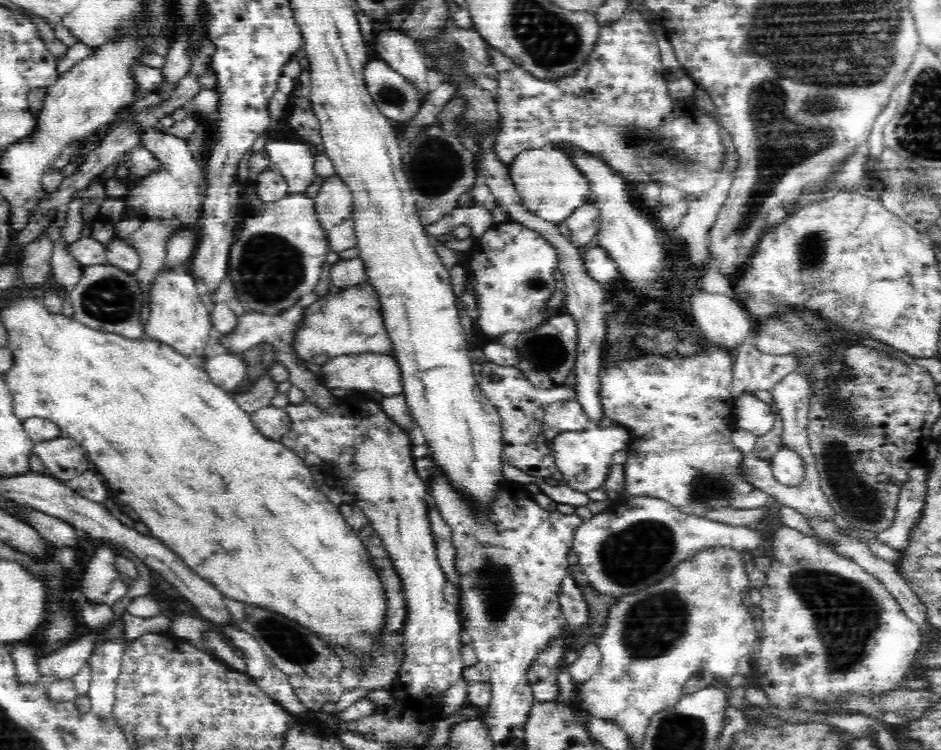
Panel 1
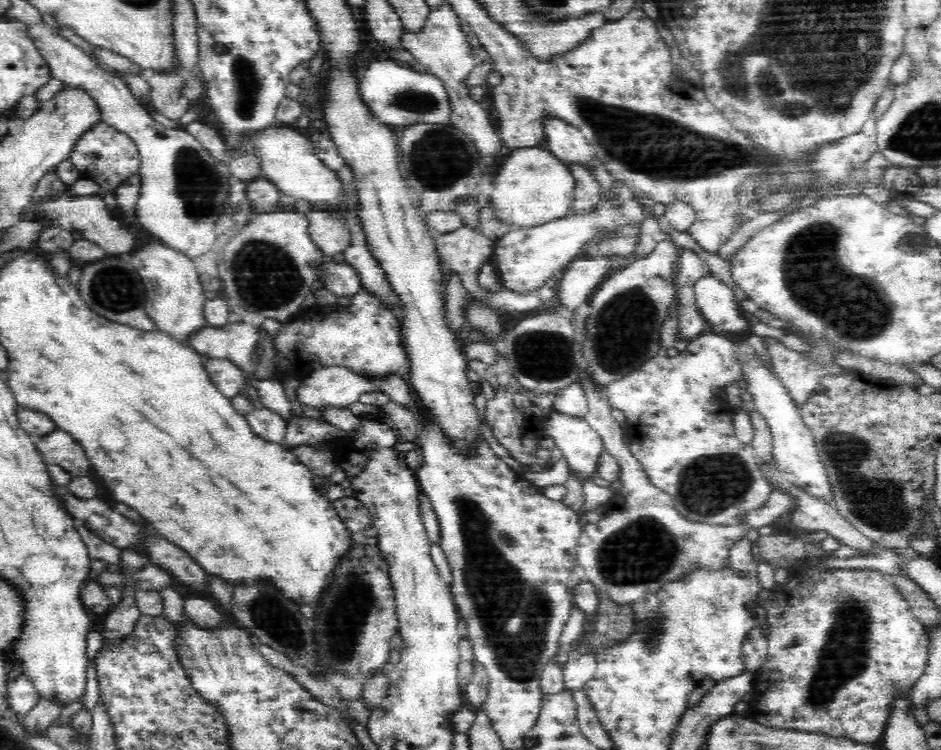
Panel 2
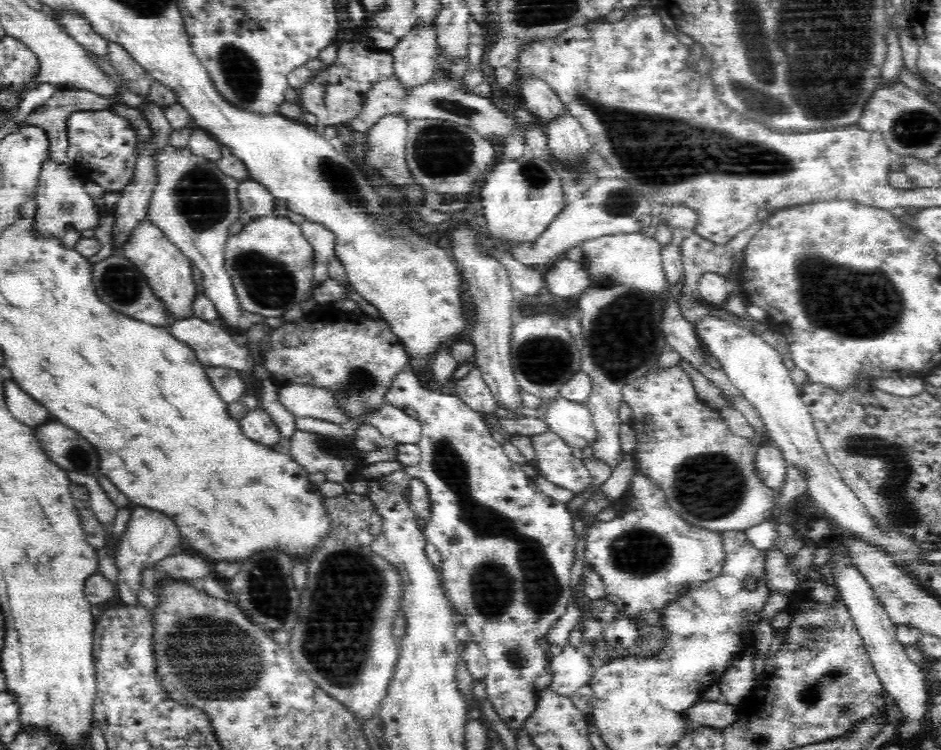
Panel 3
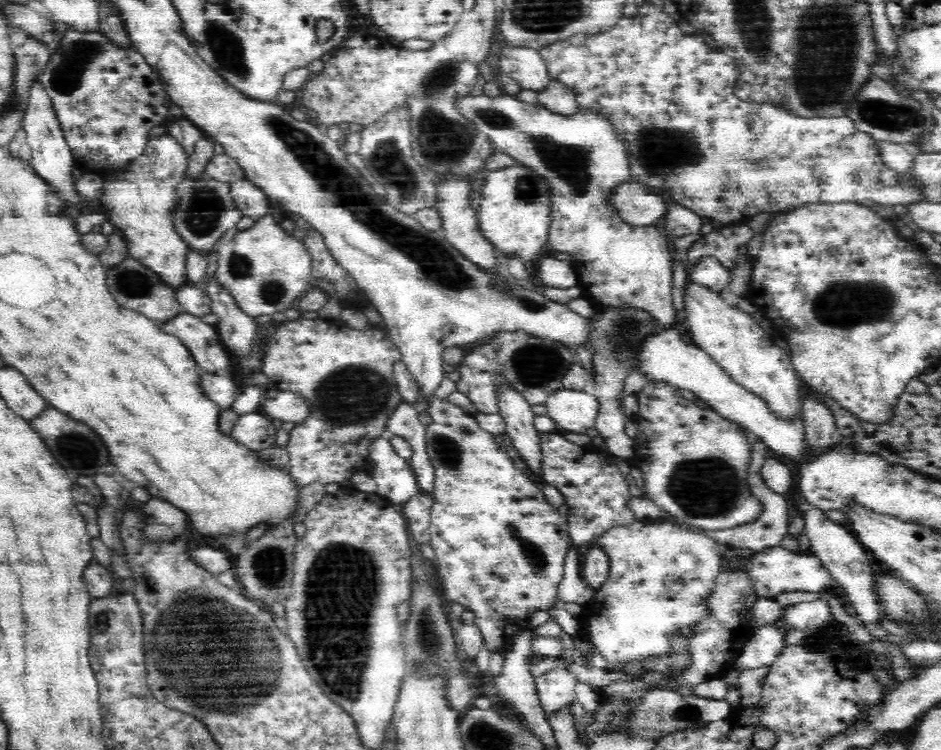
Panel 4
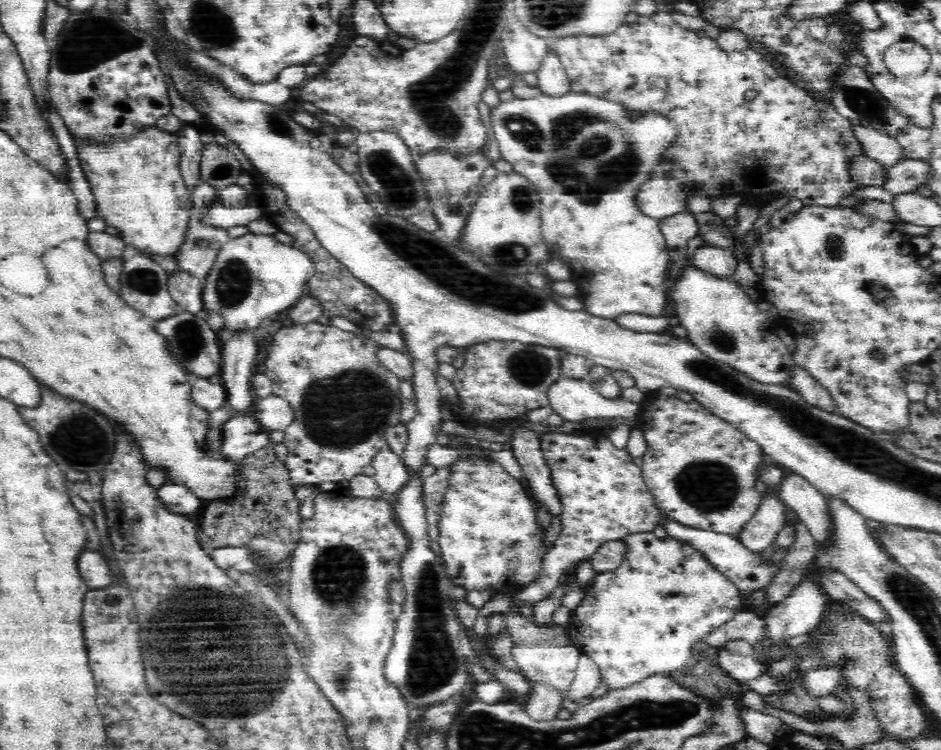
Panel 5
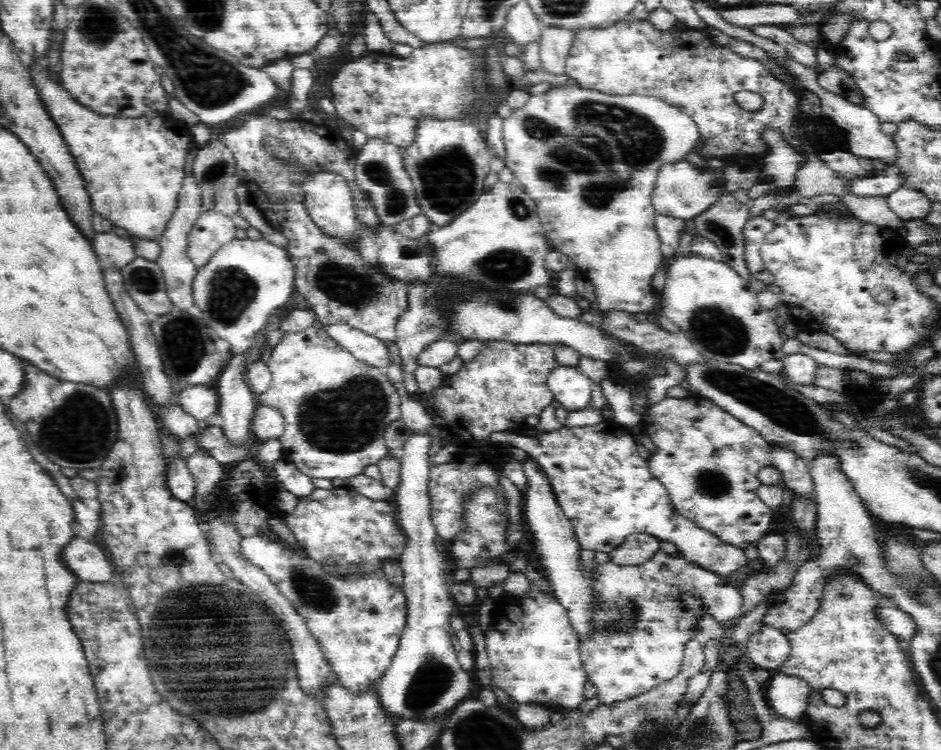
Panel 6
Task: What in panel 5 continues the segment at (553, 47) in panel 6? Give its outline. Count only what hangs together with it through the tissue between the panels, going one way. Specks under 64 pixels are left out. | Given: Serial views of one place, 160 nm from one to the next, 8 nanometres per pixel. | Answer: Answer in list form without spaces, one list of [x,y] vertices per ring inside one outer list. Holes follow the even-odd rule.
[[[549,51],[546,58],[540,62],[537,68],[538,83],[540,90],[550,96],[560,96],[571,91],[571,82],[568,80],[566,71],[556,55]]]

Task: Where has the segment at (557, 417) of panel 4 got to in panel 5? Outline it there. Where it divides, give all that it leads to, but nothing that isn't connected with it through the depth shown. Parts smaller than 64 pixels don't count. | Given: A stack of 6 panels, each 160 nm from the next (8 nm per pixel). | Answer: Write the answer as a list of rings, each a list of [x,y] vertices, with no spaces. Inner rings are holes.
[[[561,376],[556,383],[552,383],[549,388],[549,405],[553,412],[558,413],[564,420],[572,422],[587,422],[594,424],[596,420],[605,418],[622,417],[636,421],[639,412],[639,403],[634,403],[623,399],[621,396],[609,399],[598,394],[588,380]]]

